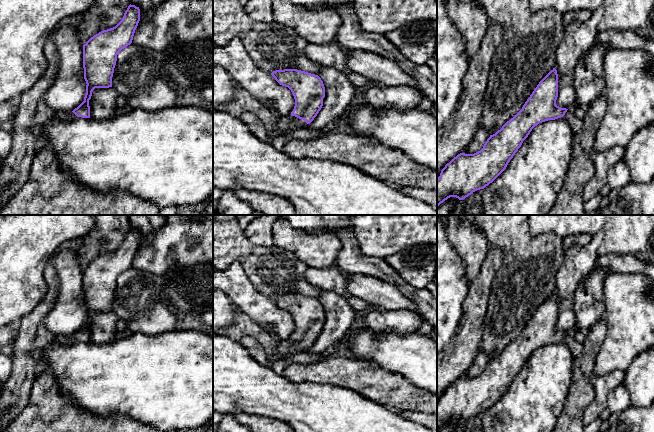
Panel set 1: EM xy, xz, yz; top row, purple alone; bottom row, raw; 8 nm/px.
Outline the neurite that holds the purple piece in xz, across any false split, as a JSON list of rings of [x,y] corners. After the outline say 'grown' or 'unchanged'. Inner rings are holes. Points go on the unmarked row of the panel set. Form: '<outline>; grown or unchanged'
[[[297,293],[276,294],[271,297],[282,310],[288,311],[295,323],[290,341],[279,342],[271,361],[283,360],[296,352],[310,348],[323,330],[325,311],[318,299]]]; grown

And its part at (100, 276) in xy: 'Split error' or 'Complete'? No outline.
Split error

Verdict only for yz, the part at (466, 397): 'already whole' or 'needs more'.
needs more

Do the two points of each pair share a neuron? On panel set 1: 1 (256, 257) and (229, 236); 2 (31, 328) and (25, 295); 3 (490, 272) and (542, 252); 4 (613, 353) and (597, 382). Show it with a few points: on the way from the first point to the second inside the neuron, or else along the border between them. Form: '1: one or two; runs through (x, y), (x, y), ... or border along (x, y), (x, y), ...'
1: one; runs through (249, 255), (236, 243)
2: two; border along (44, 296), (17, 325)
3: two; border along (496, 247), (502, 251), (502, 263), (489, 291)
4: two; border along (624, 371), (612, 370), (602, 375), (593, 374)

